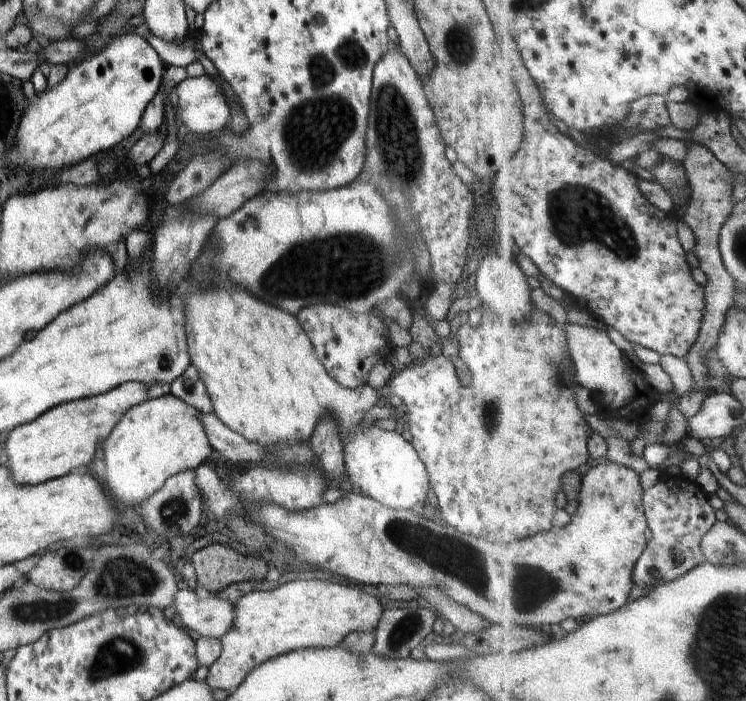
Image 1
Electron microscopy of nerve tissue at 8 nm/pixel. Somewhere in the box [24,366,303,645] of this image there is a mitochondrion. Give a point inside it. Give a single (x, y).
(131, 578)

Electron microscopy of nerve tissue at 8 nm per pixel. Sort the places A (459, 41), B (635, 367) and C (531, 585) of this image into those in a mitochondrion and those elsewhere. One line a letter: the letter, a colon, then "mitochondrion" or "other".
A: mitochondrion
B: other
C: mitochondrion

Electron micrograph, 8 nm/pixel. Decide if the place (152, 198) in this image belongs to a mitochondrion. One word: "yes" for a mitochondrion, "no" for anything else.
no

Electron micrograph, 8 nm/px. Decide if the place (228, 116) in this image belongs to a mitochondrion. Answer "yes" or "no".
no

